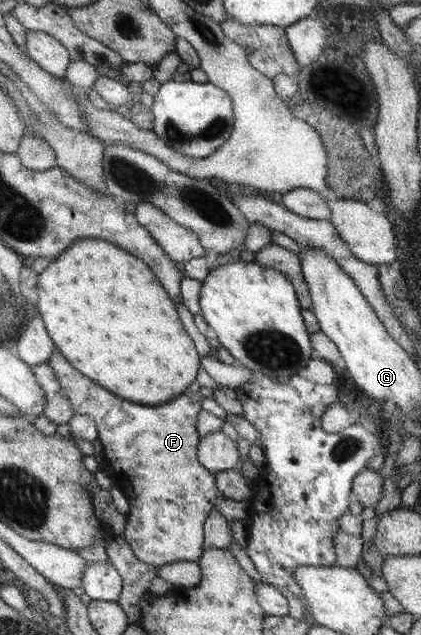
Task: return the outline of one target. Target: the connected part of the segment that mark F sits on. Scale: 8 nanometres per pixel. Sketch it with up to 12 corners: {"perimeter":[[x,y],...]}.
{"perimeter":[[53,370],[96,423],[129,499],[123,537],[157,568],[199,560],[238,468],[199,462],[199,396],[139,406]]}

